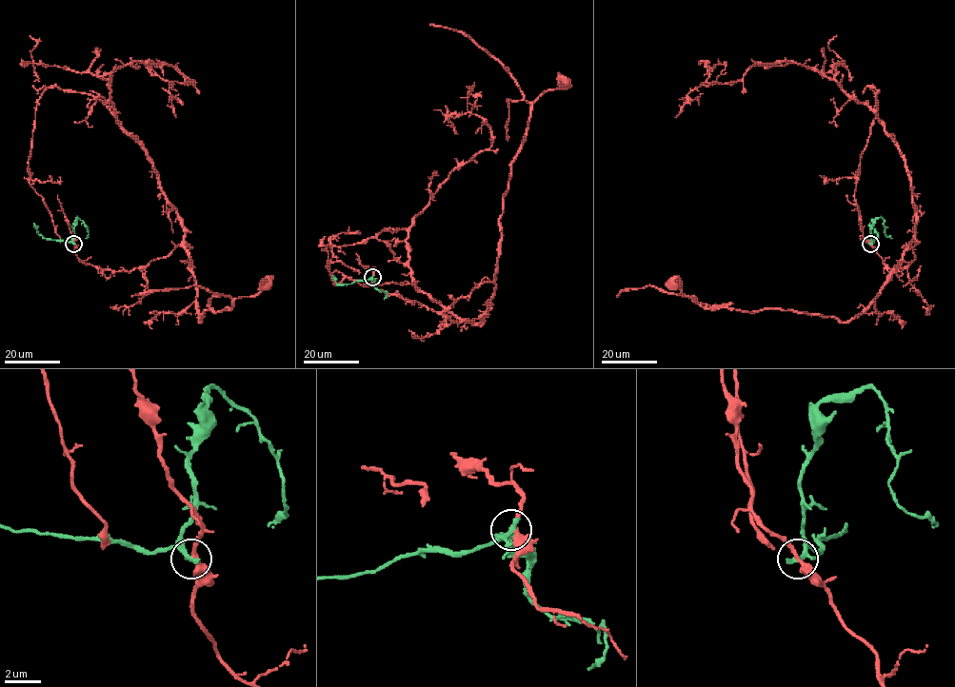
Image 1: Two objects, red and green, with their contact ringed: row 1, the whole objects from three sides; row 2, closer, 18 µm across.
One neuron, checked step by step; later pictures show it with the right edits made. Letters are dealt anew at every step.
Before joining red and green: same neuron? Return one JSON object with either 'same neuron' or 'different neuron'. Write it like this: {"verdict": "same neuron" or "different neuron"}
{"verdict": "different neuron"}

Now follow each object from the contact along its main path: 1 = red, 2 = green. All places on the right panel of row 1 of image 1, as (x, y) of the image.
1: (870, 244), (894, 271), (914, 259), (911, 245), (881, 292), (846, 323), (782, 308), (703, 307), (673, 284)
2: (870, 244), (873, 220), (881, 217), (884, 231), (891, 239)

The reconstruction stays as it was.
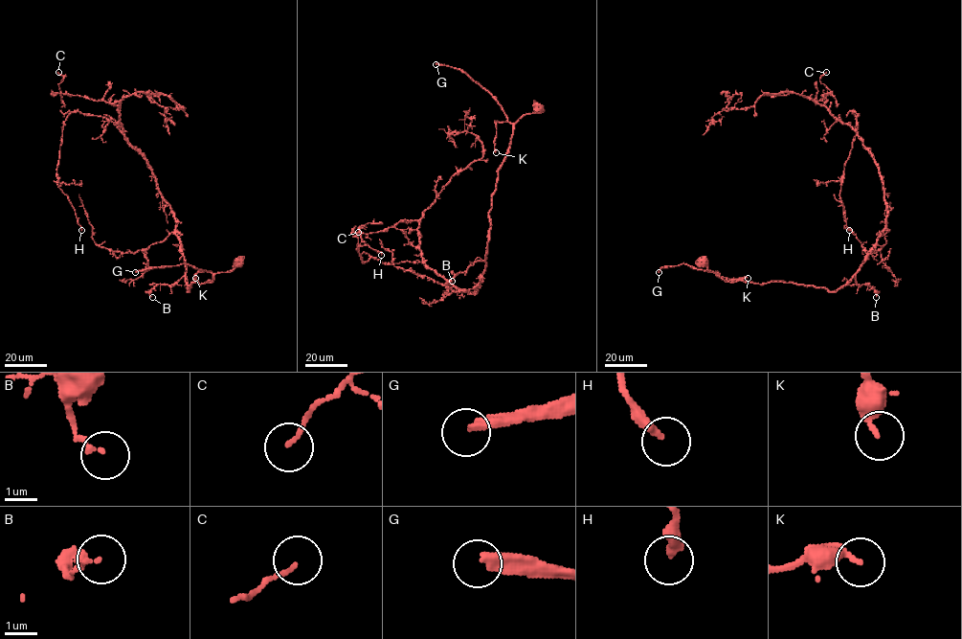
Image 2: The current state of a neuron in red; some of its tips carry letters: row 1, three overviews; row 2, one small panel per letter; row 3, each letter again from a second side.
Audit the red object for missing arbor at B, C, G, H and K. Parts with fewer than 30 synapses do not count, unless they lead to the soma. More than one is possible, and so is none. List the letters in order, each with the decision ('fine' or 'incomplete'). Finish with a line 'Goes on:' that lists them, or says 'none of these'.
B: fine
C: fine
G: incomplete
H: fine
K: fine
Goes on: G

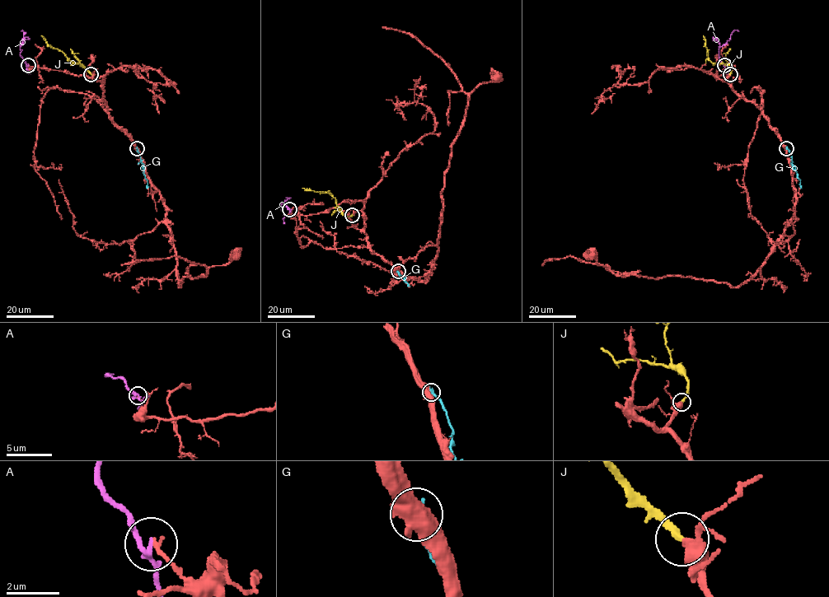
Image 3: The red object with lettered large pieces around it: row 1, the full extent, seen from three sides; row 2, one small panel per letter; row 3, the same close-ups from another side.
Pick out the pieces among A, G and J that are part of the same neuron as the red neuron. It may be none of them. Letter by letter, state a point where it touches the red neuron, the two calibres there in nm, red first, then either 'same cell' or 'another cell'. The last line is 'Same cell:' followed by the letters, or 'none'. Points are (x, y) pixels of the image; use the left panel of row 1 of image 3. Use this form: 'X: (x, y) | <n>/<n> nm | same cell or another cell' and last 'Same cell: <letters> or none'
A: (28, 65) | 180/170 nm | another cell
G: (137, 148) | 600/320 nm | another cell
J: (91, 74) | 360/240 nm | same cell
Same cell: J

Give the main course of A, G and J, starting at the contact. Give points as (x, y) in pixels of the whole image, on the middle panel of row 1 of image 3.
A: (289, 209), (281, 203), (281, 210), (285, 216), (284, 223)
G: (397, 271), (408, 286)
J: (352, 215), (346, 216), (330, 193), (302, 188)

